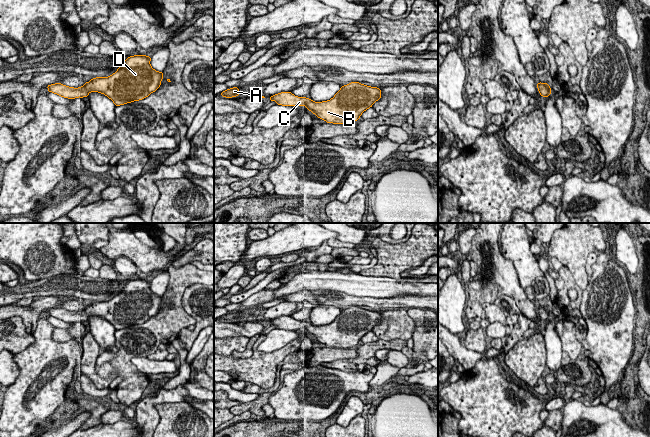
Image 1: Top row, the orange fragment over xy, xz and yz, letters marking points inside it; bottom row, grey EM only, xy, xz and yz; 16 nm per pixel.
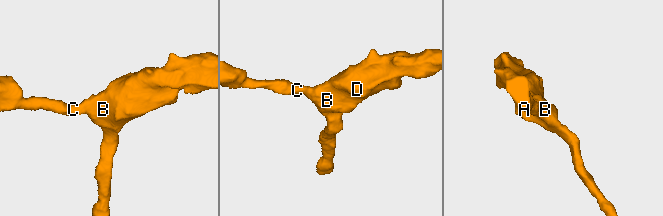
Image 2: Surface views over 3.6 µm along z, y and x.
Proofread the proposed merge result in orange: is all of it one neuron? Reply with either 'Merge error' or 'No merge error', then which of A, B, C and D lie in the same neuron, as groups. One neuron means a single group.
No merge error. Groups: A B C D

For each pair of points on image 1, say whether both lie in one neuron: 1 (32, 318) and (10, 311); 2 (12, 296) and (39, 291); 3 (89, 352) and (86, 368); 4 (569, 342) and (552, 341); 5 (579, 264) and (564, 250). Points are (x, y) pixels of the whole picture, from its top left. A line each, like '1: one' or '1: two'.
1: one
2: one
3: one
4: two
5: one

